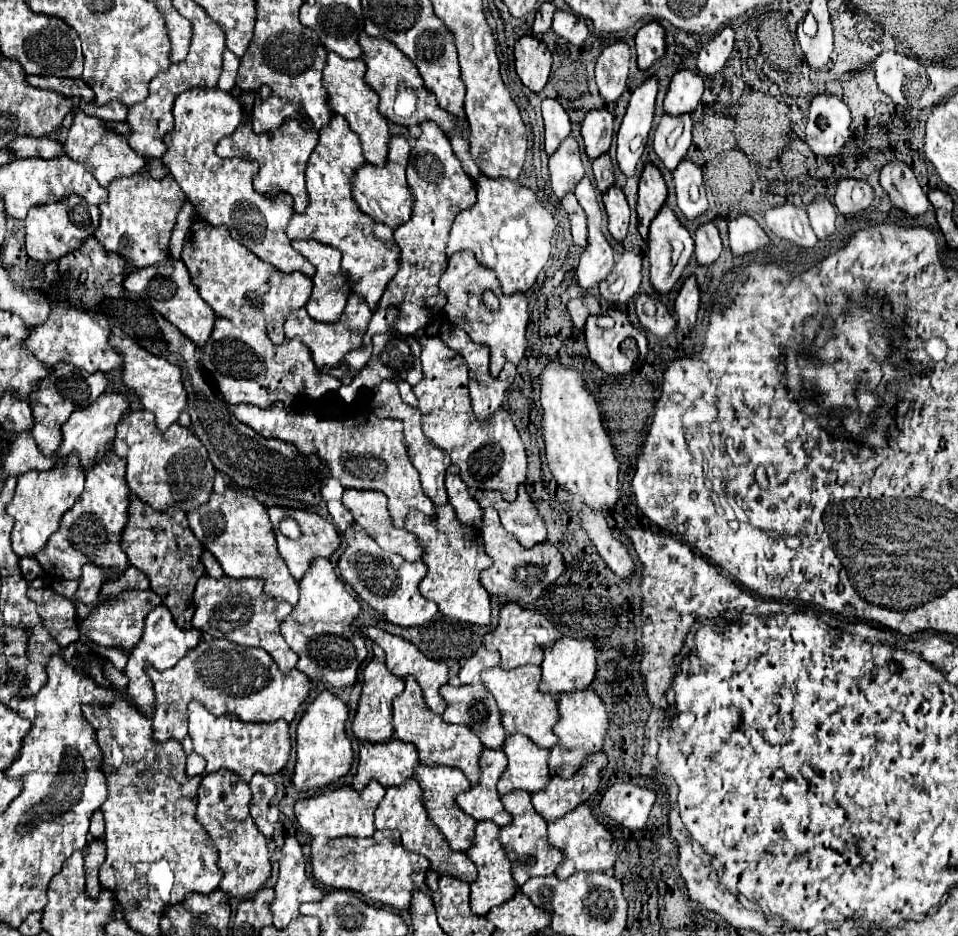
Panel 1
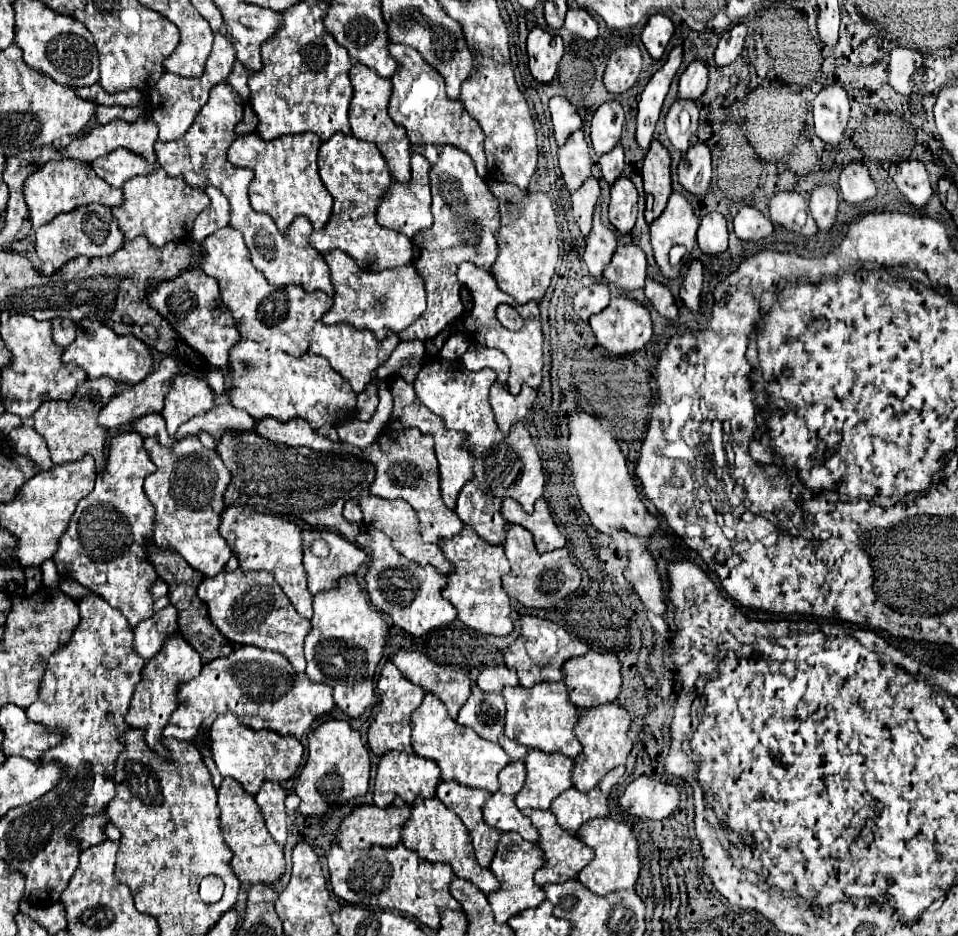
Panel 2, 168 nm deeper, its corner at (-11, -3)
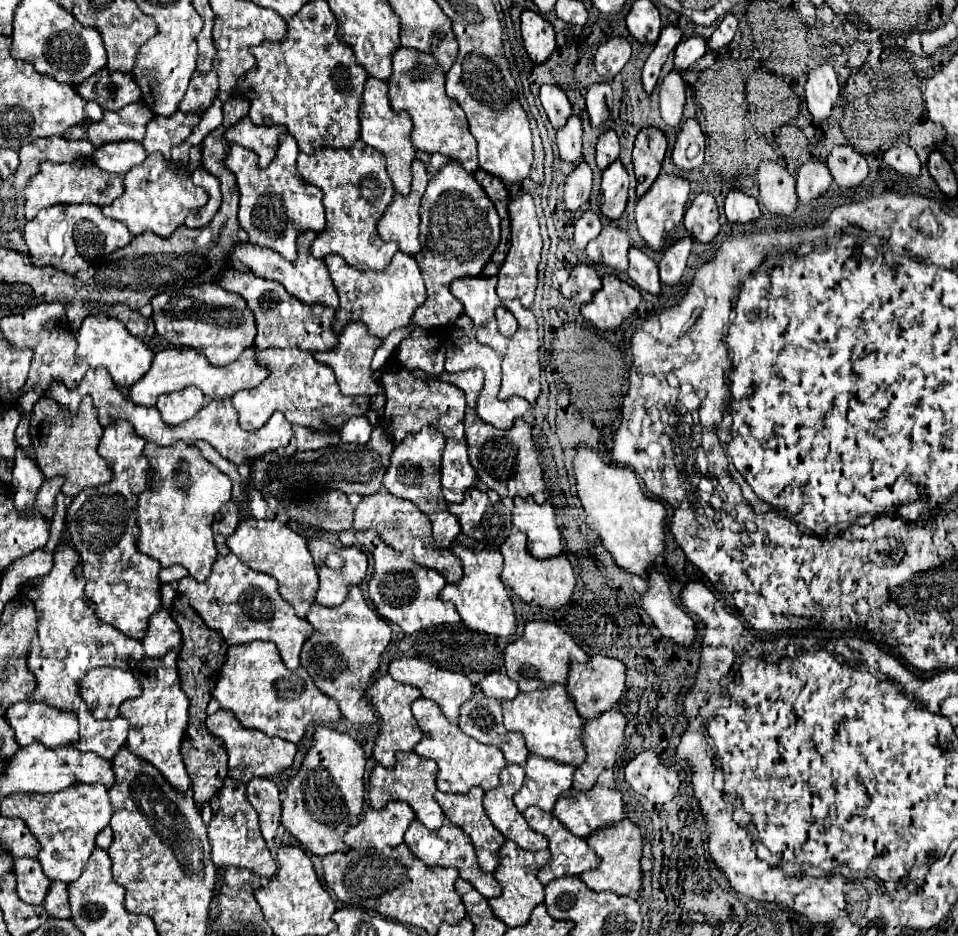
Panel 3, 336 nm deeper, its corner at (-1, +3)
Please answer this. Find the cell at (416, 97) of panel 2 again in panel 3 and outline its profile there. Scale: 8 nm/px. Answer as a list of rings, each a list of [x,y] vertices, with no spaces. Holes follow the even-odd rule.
[[[400,47],[392,55],[392,63],[394,63],[394,73],[388,79],[390,103],[396,111],[406,109],[410,113],[414,121],[412,143],[424,153],[442,153],[454,161],[460,161],[468,173],[474,173],[478,169],[476,141],[468,131],[464,111],[444,91],[446,75],[436,63],[436,59],[430,53],[420,53]]]

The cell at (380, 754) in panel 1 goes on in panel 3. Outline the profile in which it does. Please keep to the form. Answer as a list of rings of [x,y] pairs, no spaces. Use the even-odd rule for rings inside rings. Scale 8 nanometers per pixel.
[[[398,753],[396,757],[396,767],[388,769],[382,765],[376,765],[370,773],[370,803],[372,809],[382,809],[386,807],[388,801],[406,801],[418,815],[418,819],[428,827],[428,829],[440,829],[444,825],[446,817],[440,805],[434,799],[436,793],[436,763],[428,761],[424,757],[418,757],[416,753]]]

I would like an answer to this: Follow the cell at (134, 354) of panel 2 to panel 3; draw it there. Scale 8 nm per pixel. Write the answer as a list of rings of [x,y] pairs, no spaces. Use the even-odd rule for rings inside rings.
[[[88,317],[82,323],[80,331],[76,333],[76,339],[78,339],[76,357],[90,359],[90,367],[104,367],[110,373],[112,381],[120,387],[130,387],[140,377],[144,377],[154,359],[154,349],[150,345],[146,345],[142,339],[132,337],[128,333],[128,329],[116,319]]]

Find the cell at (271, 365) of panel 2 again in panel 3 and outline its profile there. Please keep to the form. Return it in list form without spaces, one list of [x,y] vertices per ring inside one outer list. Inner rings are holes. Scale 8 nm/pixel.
[[[264,349],[256,351],[260,365],[268,367],[270,375],[254,389],[244,389],[232,397],[232,405],[238,411],[238,421],[244,431],[260,429],[274,411],[282,411],[290,423],[308,427],[312,431],[338,433],[348,417],[366,415],[370,409],[370,397],[346,397],[336,385],[336,377],[328,365],[320,365],[310,351],[300,349]]]

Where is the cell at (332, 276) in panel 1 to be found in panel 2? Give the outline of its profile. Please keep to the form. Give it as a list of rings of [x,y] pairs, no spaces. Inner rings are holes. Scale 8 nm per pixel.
[[[338,249],[324,253],[324,261],[332,271],[332,285],[336,291],[334,305],[322,317],[324,325],[348,323],[356,329],[368,329],[378,339],[384,339],[388,331],[398,333],[412,325],[414,319],[418,319],[418,315],[422,315],[422,311],[426,309],[424,283],[412,265],[404,265],[382,273],[366,273],[354,263],[354,259],[350,259],[350,255]],[[380,297],[384,297],[384,301],[378,301]]]

